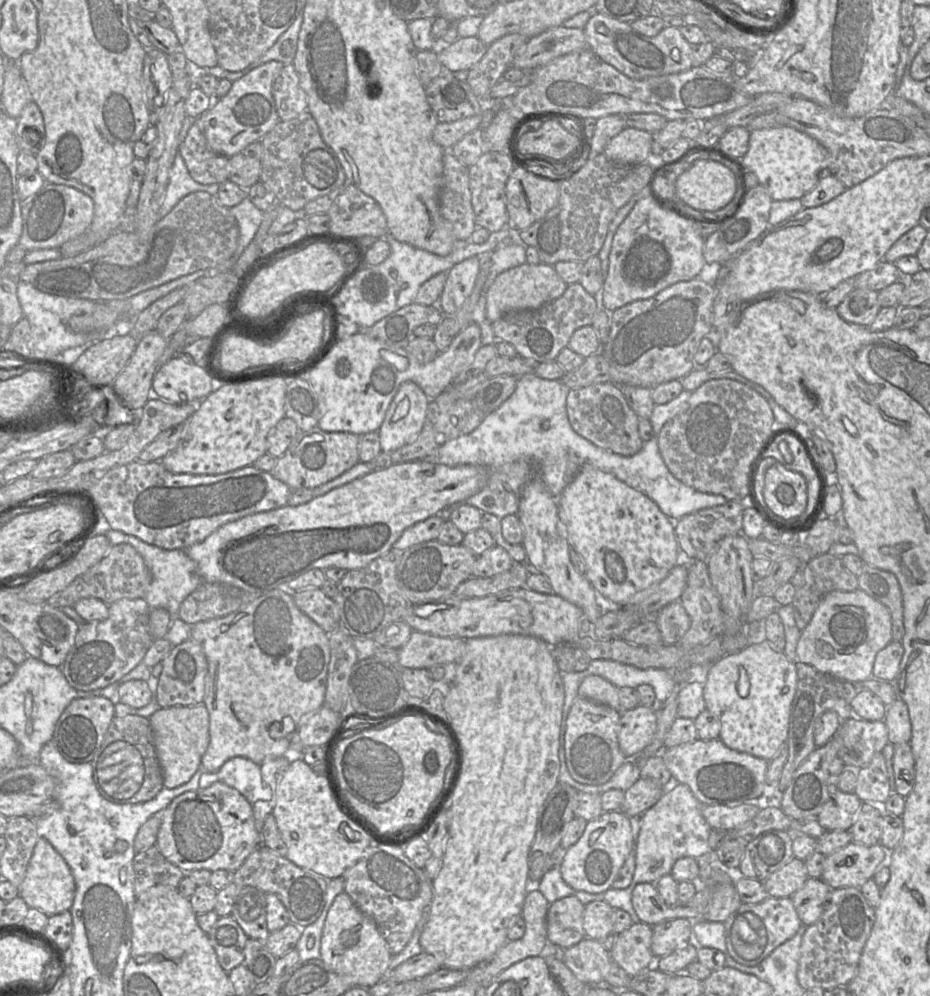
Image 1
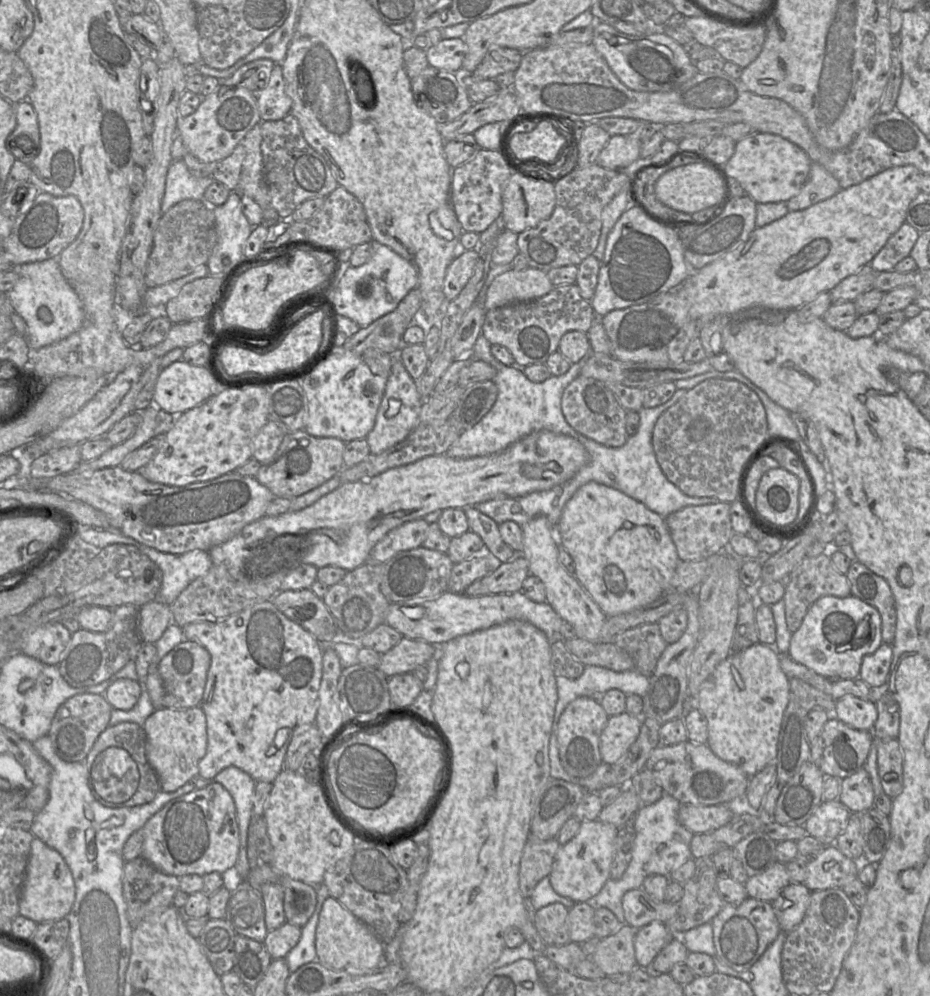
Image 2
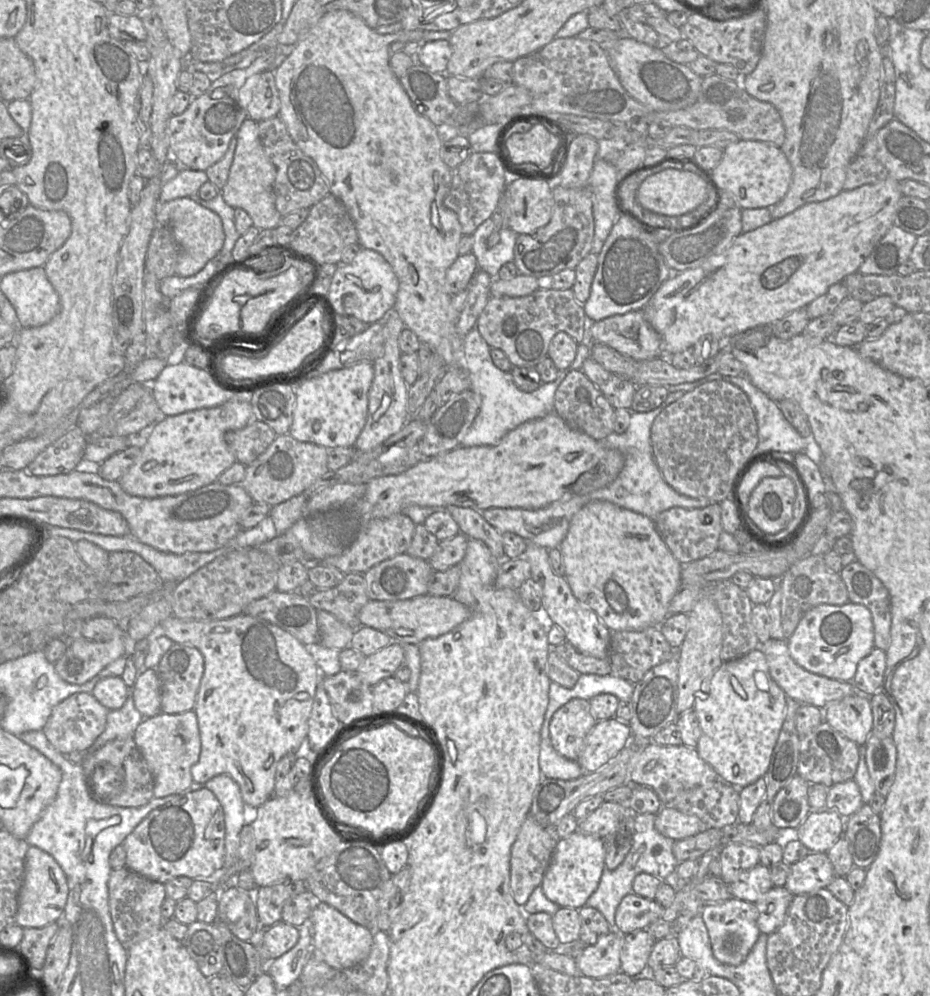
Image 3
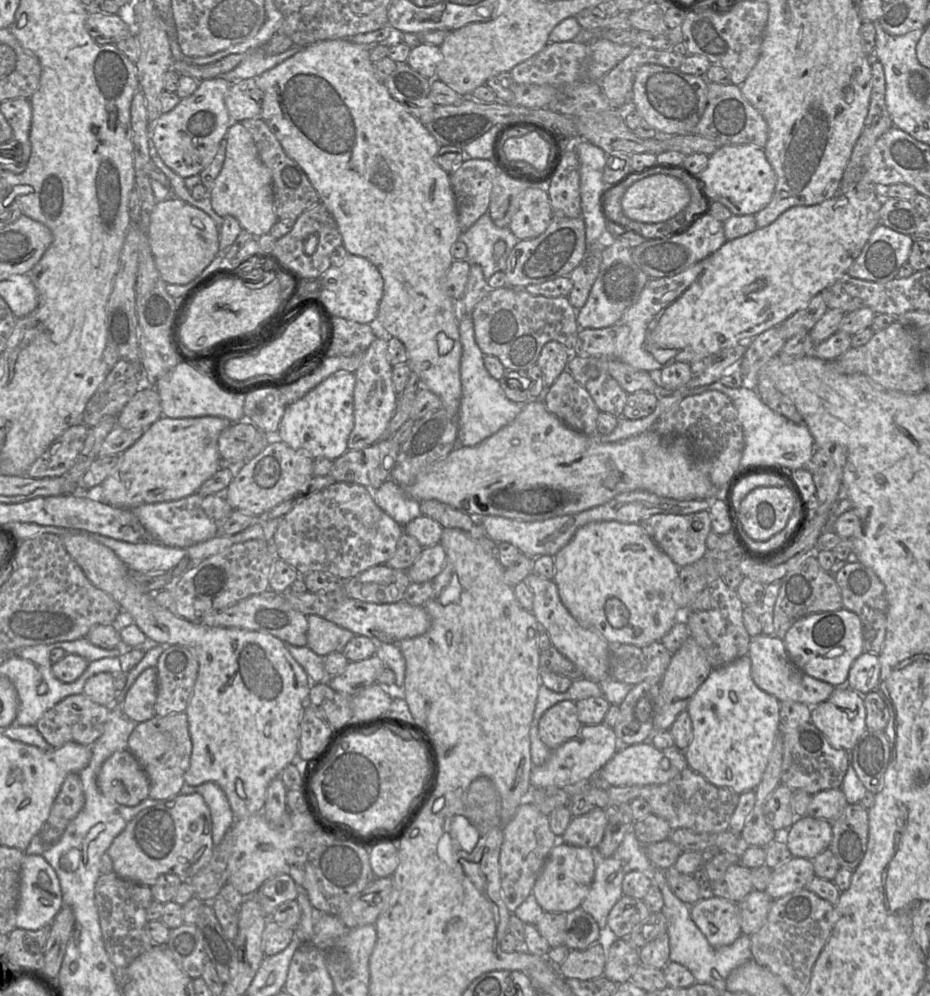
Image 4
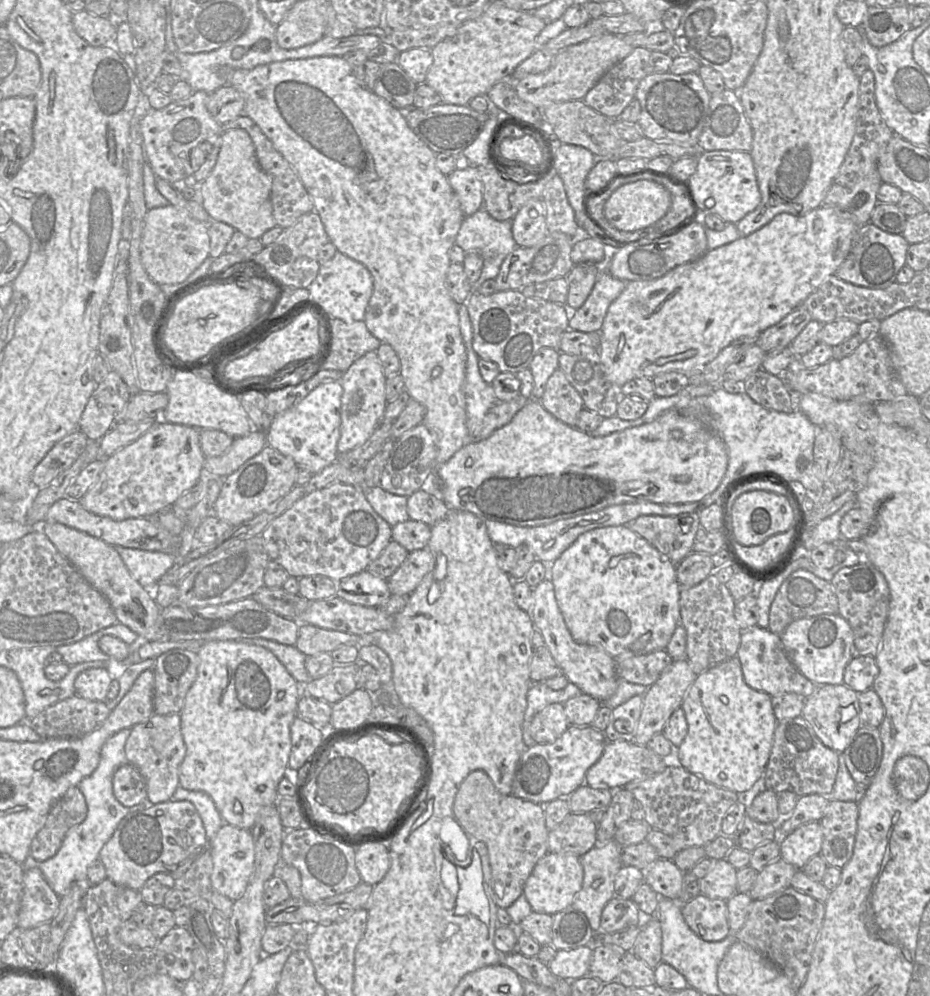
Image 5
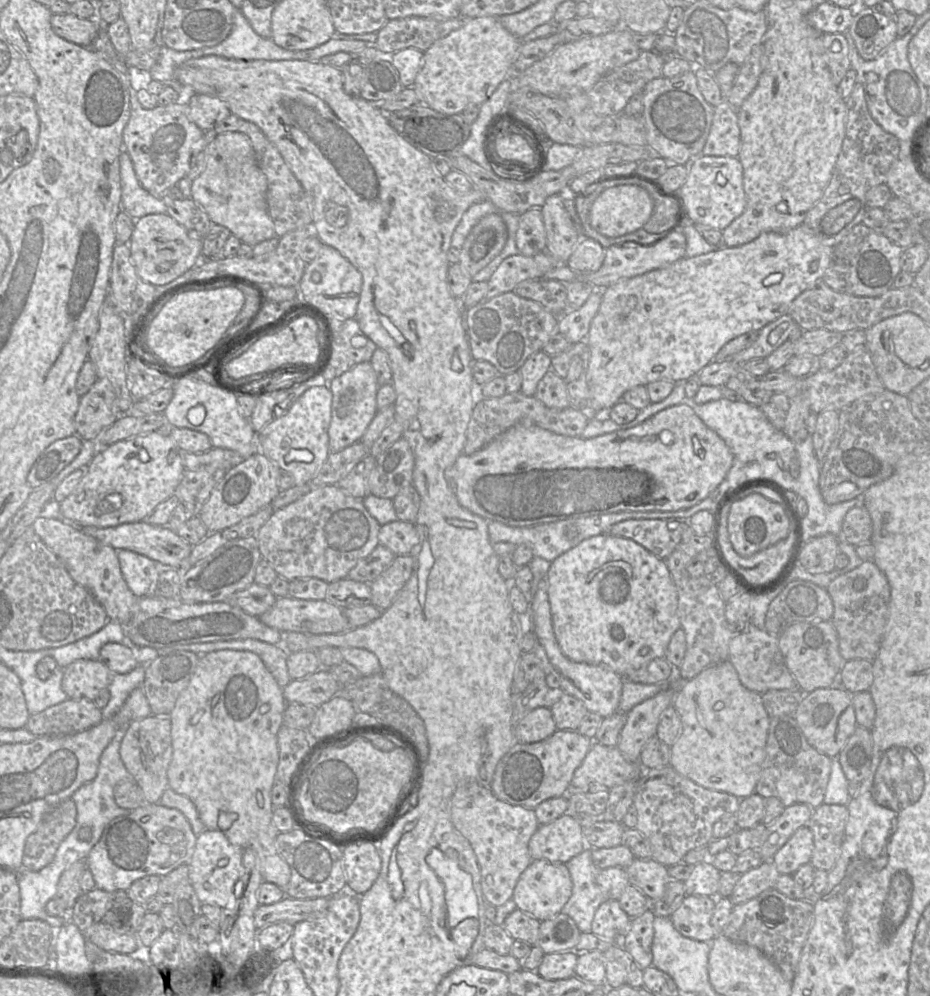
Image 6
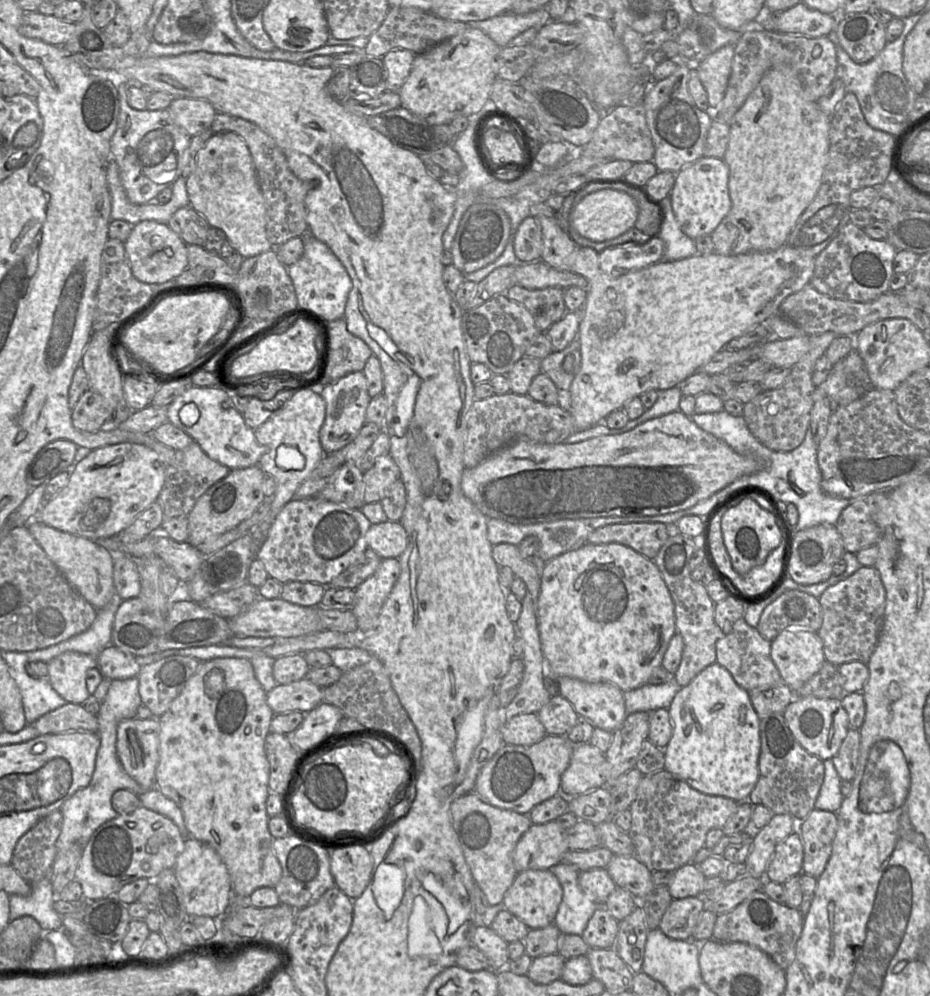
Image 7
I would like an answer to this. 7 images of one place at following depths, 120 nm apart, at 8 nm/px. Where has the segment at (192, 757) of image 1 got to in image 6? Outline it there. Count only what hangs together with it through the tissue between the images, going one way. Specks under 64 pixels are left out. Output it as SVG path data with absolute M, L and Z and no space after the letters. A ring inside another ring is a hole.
M150 716L135 720L127 727L120 745L121 759L141 788L144 802L158 803L164 791L169 788L167 770L172 759L171 721L168 716Z

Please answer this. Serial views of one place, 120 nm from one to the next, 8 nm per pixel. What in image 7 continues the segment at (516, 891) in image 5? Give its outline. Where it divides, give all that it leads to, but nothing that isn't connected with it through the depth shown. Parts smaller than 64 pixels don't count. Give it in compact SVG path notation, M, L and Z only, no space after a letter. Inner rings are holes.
M474 791L454 800L450 806L450 815L476 884L490 905L500 904L518 873L513 855L519 839L532 825L529 815L493 806Z

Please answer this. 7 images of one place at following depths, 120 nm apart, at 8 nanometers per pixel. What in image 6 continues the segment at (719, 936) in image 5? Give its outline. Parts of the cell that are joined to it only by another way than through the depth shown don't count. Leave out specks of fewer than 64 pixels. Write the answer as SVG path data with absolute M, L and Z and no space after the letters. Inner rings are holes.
M687 895L670 919L675 929L687 938L711 942L716 932L711 925L716 897Z

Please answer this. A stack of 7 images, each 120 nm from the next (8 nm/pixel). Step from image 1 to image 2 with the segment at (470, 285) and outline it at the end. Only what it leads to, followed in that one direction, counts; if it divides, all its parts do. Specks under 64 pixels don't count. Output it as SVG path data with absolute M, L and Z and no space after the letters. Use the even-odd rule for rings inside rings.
M466 250L453 259L446 270L443 293L447 302L454 300L472 277L478 260L476 250Z

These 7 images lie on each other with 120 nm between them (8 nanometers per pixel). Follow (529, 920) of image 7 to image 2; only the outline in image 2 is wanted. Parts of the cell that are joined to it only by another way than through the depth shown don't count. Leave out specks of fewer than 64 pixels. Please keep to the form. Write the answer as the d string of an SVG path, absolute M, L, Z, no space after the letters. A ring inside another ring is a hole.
M600 820L582 821L575 837L566 844L560 845L555 856L549 874L554 891L575 903L591 902L610 878L617 831L618 828L613 824Z

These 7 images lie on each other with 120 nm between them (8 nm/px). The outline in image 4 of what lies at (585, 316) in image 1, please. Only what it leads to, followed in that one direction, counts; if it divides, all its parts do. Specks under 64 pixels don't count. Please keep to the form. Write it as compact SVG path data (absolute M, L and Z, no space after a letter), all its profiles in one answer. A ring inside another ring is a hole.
M510 286L488 289L471 313L475 340L484 355L496 356L506 369L527 370L537 362L543 346L549 341L560 342L567 349L573 350L580 330L577 310L566 296L532 295L524 288Z

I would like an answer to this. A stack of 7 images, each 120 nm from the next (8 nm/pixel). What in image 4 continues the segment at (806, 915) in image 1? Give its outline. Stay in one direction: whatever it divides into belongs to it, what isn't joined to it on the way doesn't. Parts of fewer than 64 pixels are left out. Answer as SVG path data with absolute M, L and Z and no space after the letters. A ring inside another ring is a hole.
M753 890L738 903L742 934L752 935L764 925L773 899L765 892Z

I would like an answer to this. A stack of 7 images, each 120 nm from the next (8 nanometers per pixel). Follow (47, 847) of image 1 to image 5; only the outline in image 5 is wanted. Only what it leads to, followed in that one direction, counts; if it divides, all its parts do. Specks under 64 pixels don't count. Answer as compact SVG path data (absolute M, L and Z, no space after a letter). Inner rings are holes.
M39 868L24 872L18 927L29 929L50 922L59 904L60 897L49 886Z

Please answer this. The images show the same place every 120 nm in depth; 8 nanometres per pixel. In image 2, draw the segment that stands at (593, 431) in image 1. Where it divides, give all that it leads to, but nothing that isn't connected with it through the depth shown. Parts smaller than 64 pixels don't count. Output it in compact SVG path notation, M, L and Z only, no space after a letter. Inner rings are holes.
M578 375L565 388L561 408L567 423L579 434L608 447L621 447L629 435L626 431L627 411L604 382Z

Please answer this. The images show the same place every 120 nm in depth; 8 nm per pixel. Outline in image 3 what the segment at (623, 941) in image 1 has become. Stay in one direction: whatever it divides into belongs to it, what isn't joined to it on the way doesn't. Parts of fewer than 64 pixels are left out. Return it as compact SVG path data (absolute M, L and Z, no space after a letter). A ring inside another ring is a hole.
M611 930L593 945L586 946L583 953L575 958L581 974L591 978L603 978L621 971L623 936L617 930Z

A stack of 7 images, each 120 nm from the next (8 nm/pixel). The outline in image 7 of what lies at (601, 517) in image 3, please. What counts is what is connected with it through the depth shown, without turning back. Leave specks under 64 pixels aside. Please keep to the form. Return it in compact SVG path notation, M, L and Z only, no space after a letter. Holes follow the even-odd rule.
M585 543L548 561L540 577L536 615L541 648L551 675L591 683L611 682L623 692L648 683L654 670L662 666L669 642L677 633L675 605L653 560L620 543Z

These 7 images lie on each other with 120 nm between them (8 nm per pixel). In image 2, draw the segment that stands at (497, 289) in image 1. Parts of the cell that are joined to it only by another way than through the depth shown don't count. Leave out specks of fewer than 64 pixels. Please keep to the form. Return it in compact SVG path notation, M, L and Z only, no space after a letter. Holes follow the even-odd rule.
M530 267L524 270L511 269L497 276L488 287L484 308L487 311L512 302L534 300L553 288L547 272Z

